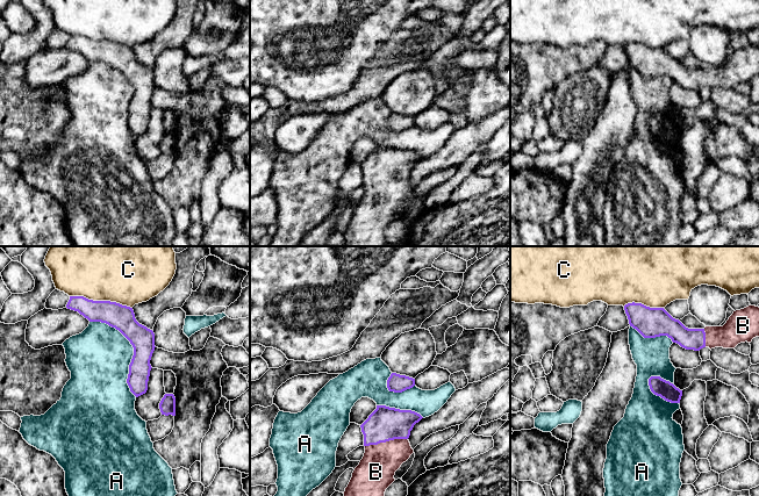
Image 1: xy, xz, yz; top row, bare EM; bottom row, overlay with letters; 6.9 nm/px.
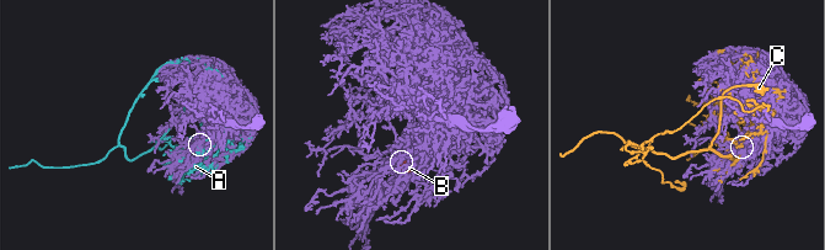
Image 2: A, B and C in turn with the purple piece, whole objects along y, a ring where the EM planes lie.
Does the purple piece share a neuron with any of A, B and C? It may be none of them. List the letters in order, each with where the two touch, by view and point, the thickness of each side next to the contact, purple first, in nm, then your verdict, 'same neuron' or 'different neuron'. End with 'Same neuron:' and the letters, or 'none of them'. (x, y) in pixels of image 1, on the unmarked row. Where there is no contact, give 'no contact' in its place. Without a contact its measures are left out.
A: contact xy (134, 90); calibres 170 and 420 nm; different neuron
B: contact xz (386, 180); calibres 240 and 260 nm; same neuron
C: contact xy (101, 41); calibres 170 and 320 nm; different neuron
Same neuron: B

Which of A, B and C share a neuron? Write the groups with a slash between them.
A / B / C

